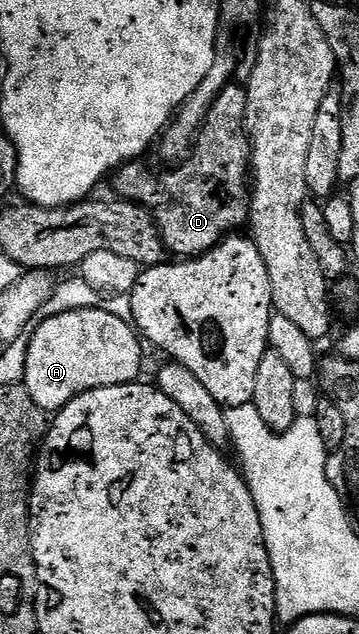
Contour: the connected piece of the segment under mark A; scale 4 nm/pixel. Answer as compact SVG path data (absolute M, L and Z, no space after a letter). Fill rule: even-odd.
M101 308L72 309L54 317L45 317L42 325L38 324L32 330L33 337L28 338L29 346L25 356L25 376L23 384L26 391L39 403L46 414L56 414L71 399L83 395L99 387L115 387L116 385L131 385L138 380L141 373L142 338L138 330L130 322L119 319Z

